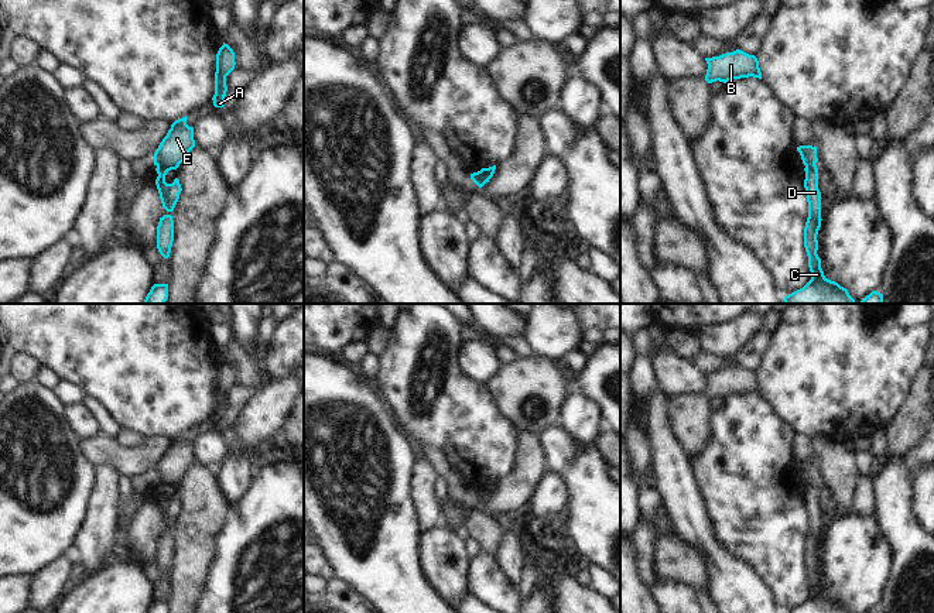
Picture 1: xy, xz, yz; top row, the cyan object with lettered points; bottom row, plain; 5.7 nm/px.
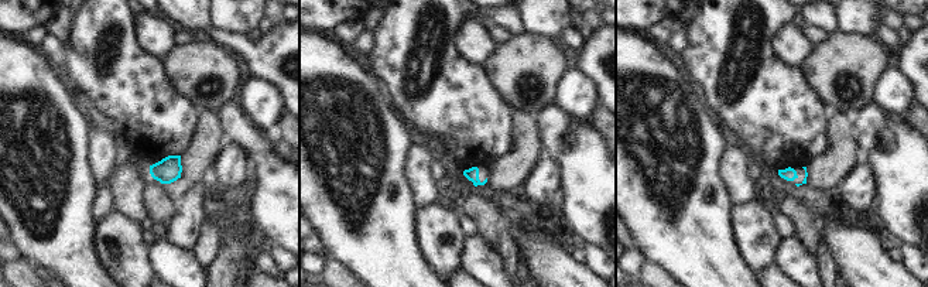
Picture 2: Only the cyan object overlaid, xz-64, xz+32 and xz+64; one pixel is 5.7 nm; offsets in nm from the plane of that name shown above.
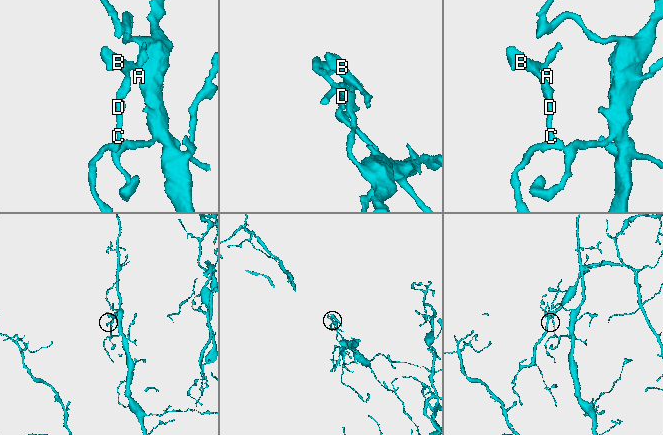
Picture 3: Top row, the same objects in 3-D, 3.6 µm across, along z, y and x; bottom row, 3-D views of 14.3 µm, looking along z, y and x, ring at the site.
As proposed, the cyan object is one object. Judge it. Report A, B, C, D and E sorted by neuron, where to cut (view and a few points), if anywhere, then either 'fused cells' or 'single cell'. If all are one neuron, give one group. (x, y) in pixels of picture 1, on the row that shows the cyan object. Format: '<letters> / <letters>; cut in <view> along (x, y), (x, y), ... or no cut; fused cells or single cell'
A B E / C D; cut in xy along (157, 165), (170, 170); fused cells

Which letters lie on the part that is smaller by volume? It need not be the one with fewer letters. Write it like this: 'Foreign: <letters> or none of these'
Foreign: A, B, E

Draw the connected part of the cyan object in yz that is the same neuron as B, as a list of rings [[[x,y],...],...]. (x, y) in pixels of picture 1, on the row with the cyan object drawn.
[[[740,49],[733,52],[726,52],[719,56],[705,58],[708,64],[705,81],[723,82],[740,78],[759,78],[762,79],[762,72],[759,68],[759,61],[755,55],[749,55]]]

